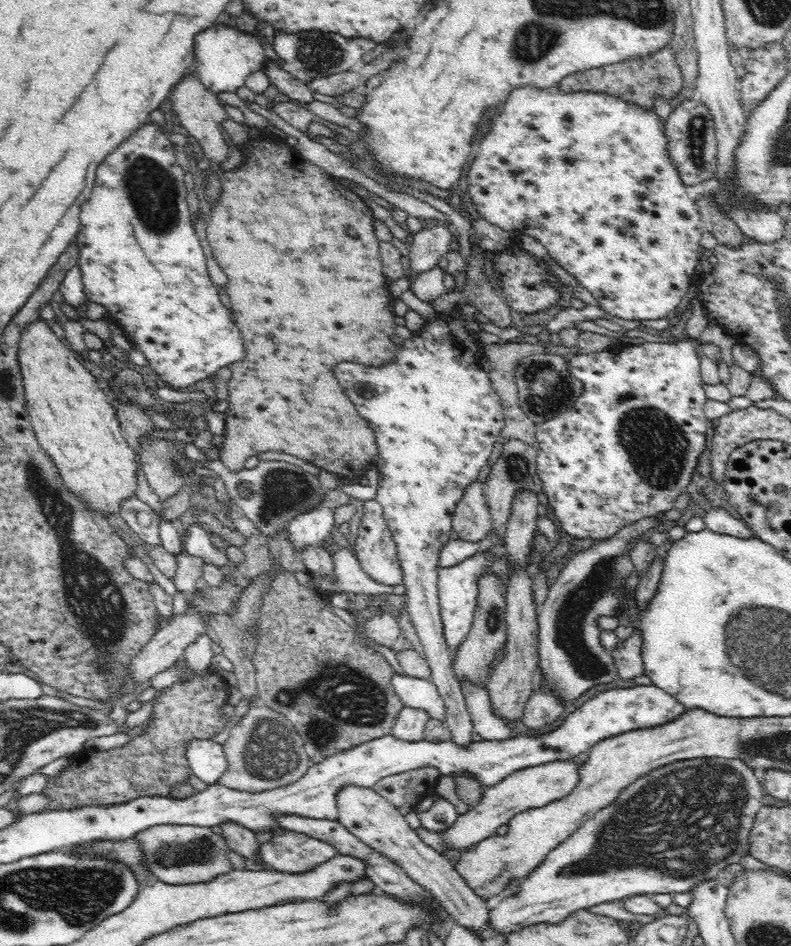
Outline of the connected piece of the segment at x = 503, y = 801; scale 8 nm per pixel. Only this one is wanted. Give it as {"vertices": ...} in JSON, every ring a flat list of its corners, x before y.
{"vertices":[[556,761,553,763,548,763,547,765,536,765,530,768,525,768,519,771,516,771,515,773,512,773,511,775,508,775,501,783,498,783,497,785,494,785,493,787,484,787,483,790,483,797,472,807,472,810,468,812,468,814,462,814,460,818,458,818,458,822,456,822,456,826,452,826,452,828,448,828,445,832,440,833,432,833,432,831,428,831,425,829,419,830,417,833,422,838,422,841,427,846,430,846,433,850,436,850,441,856,444,858,450,859,450,861,454,861,454,856,456,854,459,854,459,860,460,856,462,854,468,854,468,852,472,852,478,844,482,844,482,842,486,842,486,840,492,840,492,838,496,838,498,835,498,831,501,827,509,826,510,820,514,818,514,813,519,812,520,814,524,814,524,812,530,812,530,810,538,810,540,807,545,807,547,804,550,804,551,802,562,800,563,798,566,798,572,790,575,789,575,786,577,785,577,782,580,782,580,775,579,775,579,769,578,765,576,765,576,762,574,761]]}

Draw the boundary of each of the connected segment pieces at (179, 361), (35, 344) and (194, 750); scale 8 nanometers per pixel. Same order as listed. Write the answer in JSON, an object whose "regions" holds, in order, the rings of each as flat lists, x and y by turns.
{"regions":[[[150,122,142,126,140,130,130,137,124,144,106,158,106,162,98,168,96,172,96,186,92,190,92,198,88,204,82,206,82,230,76,236,76,240,80,242,80,268,82,268,82,282,86,288,86,296,96,302,102,304,110,310,114,321,126,330,126,334,136,342,138,350,150,360,150,368,160,376,161,379,176,387,189,387,199,381,206,379,217,379,217,374,225,367,229,368,233,363,240,363,244,356,244,342,241,334,236,328,236,324,232,322,232,314,228,312,228,308,224,306,220,299,216,285,210,280,208,269,206,269,206,254,200,245,200,240,196,236,196,230,192,225,192,219,195,219,188,209,186,181,184,179,185,172,178,164,173,144,165,135,165,132,157,123]],[[36,320,26,327,20,338,17,362,20,364,21,377,24,378,26,407,33,432,41,448,60,471,64,485,76,496,81,496,89,508,104,513,118,513,123,500,136,496,138,464,136,453,120,428,116,404,109,398,106,386,86,370,79,355,67,342,56,336,45,320]],[[212,739,190,741,186,747,186,756,193,774,208,785,218,783,227,769,225,749]]]}

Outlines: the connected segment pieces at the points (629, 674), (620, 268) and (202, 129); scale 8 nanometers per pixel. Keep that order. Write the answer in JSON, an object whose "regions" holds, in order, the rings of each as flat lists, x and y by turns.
{"regions":[[[634,629,632,636,620,644,619,649,613,652,614,662,619,676,624,679,636,678,645,674,642,658,642,637]],[[538,87,515,88,504,100,502,112,495,110,486,122,490,122,490,118,492,126,486,128,488,134,480,142,478,156,474,156,474,164,468,170,468,190,479,216,512,236,526,235,540,242,551,257,596,298,604,311,616,318,641,322,682,316,690,298,695,295,692,276,698,272,699,262,703,260,701,240,702,233,707,230,702,227,698,200,692,200,686,194,687,186,684,186,685,182,671,159,665,120,654,109,642,108,610,94,566,92]],[[195,75,184,77,171,92,170,102,172,103,174,112,176,111,179,120,181,121,182,129,189,132,191,136,200,142,205,157,212,160,213,165,210,170,218,170,218,164,222,163,228,158,228,142,220,130,221,125,218,120,223,118,226,114,223,109,223,103,218,99,218,93,210,90,207,86,202,84,202,81]]]}

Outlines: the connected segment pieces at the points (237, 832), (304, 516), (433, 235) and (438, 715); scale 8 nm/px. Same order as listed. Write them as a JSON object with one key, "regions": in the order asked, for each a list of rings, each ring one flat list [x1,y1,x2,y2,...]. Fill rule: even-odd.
{"regions":[[[236,822,222,823,221,828,226,848,238,853,244,859,256,859,257,851,261,846,258,833]],[[340,489,326,491,322,502,311,511,296,515,287,524,290,542,301,552,304,546,329,542,336,525,336,511,349,504,350,497]],[[444,225,422,229,414,233,408,255,411,260,411,274,420,276,429,273,440,266,441,260,447,264,447,255,452,252,450,250,452,241,452,234]],[[396,673,392,676,392,684,404,706,426,710,435,719,443,720,445,717,444,699,431,680]]]}

